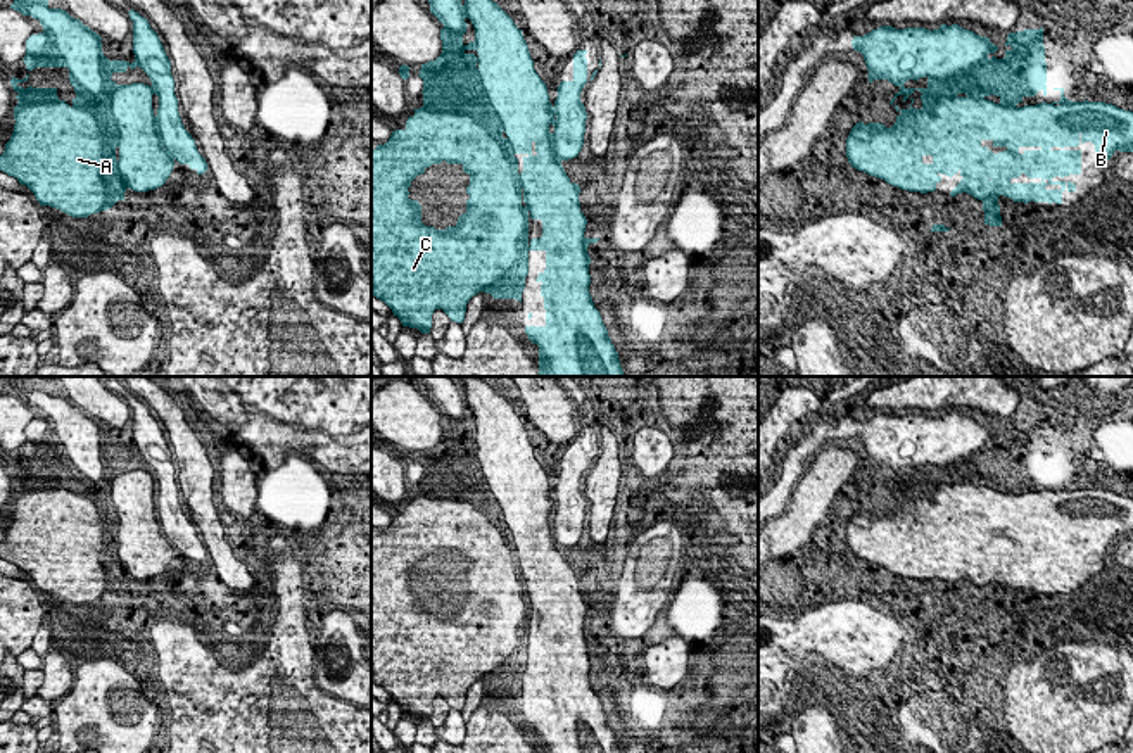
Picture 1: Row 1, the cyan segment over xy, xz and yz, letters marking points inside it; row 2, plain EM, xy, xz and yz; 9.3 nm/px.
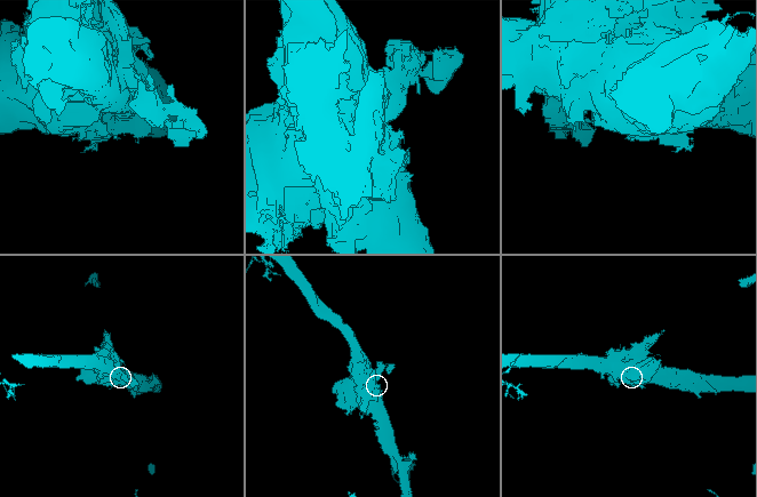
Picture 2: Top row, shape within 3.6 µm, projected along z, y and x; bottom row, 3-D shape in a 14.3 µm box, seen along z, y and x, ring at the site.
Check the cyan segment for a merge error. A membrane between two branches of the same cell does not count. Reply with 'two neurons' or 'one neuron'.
two neurons

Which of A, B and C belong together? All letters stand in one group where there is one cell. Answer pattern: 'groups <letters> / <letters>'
groups A C / B

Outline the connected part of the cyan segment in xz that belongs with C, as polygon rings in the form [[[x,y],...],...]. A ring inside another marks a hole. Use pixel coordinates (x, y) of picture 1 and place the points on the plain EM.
[[[425,382],[430,390],[430,399],[444,411],[440,416],[442,427],[442,440],[427,451],[421,451],[420,465],[423,466],[423,492],[415,496],[415,503],[408,504],[404,516],[392,518],[387,530],[380,530],[371,535],[371,680],[383,687],[402,710],[402,713],[418,715],[421,720],[430,720],[432,715],[432,701],[435,696],[442,696],[451,708],[463,710],[468,687],[478,679],[491,680],[494,686],[516,686],[522,689],[522,679],[525,675],[525,665],[529,661],[529,594],[522,592],[522,561],[518,560],[518,546],[516,541],[532,541],[537,539],[537,532],[544,530],[544,527],[537,527],[532,530],[529,525],[504,525],[503,523],[503,509],[496,501],[485,477],[482,471],[482,465],[477,456],[477,430],[470,428],[463,430],[463,421],[466,420],[466,401],[461,392],[461,385],[458,382]],[[446,547],[447,551],[461,551],[463,558],[470,563],[470,572],[466,573],[466,580],[470,585],[466,587],[466,599],[458,604],[454,613],[447,613],[446,617],[435,617],[434,613],[425,613],[421,610],[421,592],[418,587],[411,587],[408,582],[408,575],[411,568],[423,561],[427,554],[432,551],[440,551]]]

